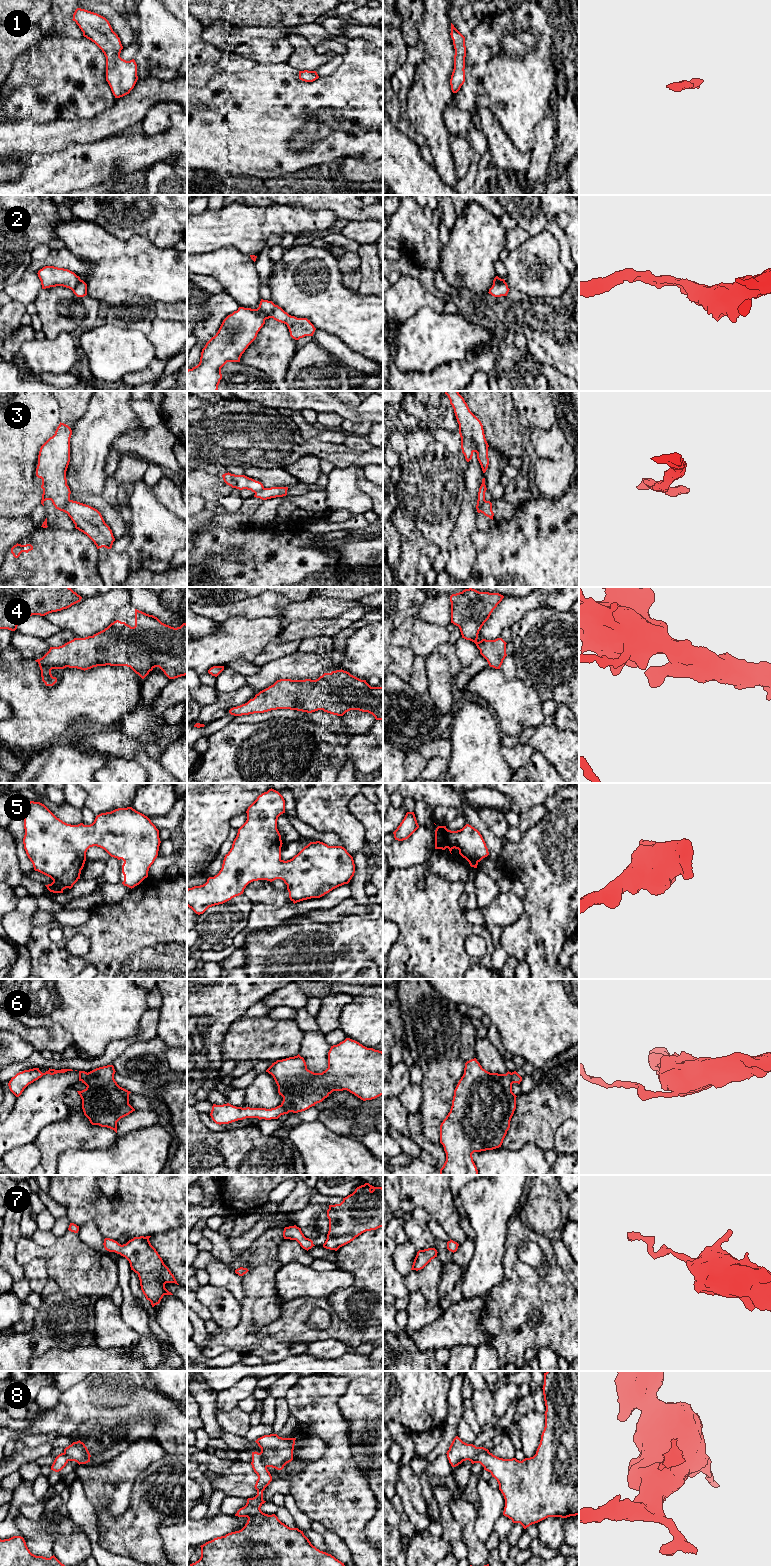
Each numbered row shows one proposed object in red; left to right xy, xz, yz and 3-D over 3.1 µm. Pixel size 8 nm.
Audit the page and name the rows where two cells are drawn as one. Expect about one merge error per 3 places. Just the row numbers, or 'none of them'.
3, 6, 8

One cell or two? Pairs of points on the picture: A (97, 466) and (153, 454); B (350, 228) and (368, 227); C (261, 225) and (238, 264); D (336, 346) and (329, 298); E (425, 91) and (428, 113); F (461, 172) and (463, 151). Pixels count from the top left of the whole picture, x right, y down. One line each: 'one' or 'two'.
A: two
B: one
C: two
D: two
E: one
F: one

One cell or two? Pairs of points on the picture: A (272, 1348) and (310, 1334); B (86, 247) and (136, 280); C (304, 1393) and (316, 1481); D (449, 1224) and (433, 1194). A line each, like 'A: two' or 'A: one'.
A: two
B: one
C: one
D: one

